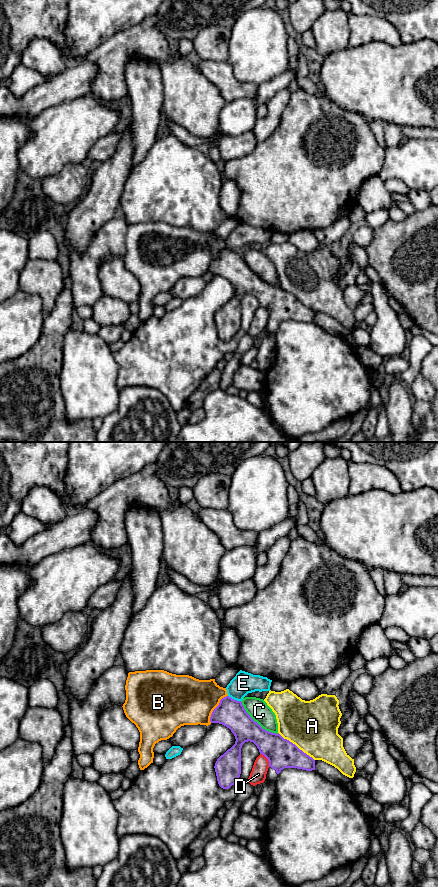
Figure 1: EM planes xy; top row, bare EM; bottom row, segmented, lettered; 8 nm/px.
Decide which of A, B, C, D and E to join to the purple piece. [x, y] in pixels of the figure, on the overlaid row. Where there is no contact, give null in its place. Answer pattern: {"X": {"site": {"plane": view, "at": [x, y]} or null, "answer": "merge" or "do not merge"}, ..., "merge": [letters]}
{"A": {"site": {"plane": "xy", "at": [295, 745]}, "answer": "do not merge"}, "B": {"site": {"plane": "xy", "at": [215, 708]}, "answer": "do not merge"}, "C": {"site": {"plane": "xy", "at": [256, 722]}, "answer": "do not merge"}, "D": {"site": {"plane": "xy", "at": [267, 758]}, "answer": "do not merge"}, "E": {"site": {"plane": "xy", "at": [233, 699]}, "answer": "do not merge"}, "merge": []}

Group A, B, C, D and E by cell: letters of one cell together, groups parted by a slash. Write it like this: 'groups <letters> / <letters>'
groups A / B / C / D / E

